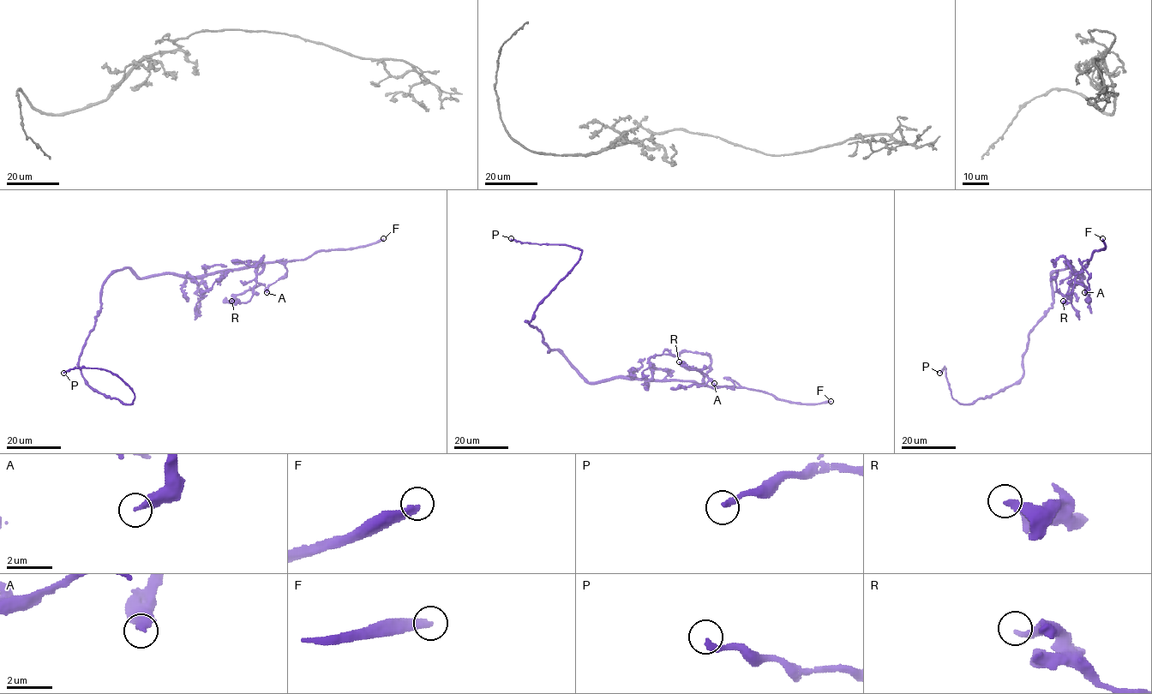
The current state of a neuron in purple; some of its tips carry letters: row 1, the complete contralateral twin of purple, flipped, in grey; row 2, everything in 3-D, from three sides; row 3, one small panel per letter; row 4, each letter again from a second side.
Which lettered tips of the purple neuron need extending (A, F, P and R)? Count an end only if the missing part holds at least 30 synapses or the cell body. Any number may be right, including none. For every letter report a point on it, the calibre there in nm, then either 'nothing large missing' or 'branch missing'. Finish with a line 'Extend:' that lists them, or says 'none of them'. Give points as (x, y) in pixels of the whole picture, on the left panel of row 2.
A: (266, 292) | 320 nm | nothing large missing
F: (383, 238) | 280 nm | branch missing
P: (63, 373) | 280 nm | nothing large missing
R: (231, 301) | 320 nm | nothing large missing
Extend: F

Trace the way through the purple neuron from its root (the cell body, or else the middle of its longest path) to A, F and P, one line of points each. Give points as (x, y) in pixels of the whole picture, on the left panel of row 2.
A: (110, 275), (130, 267), (140, 278), (200, 277), (291, 260), (286, 263), (286, 274), (266, 292)
F: (110, 275), (130, 267), (140, 278), (206, 276), (300, 260), (321, 251), (362, 248), (383, 238)
P: (110, 275), (79, 368), (100, 393), (123, 403), (134, 399), (133, 391), (105, 370), (63, 373)

